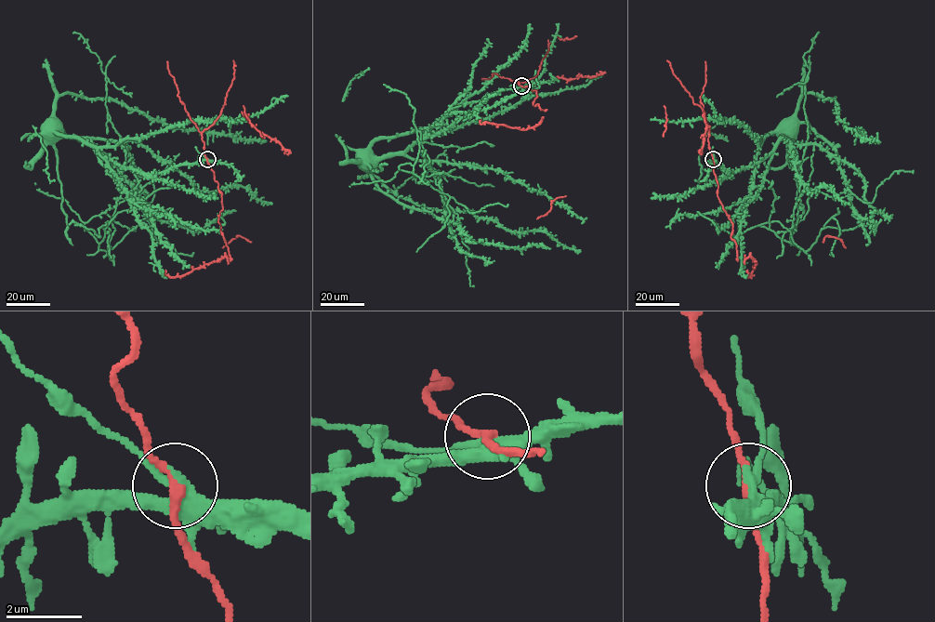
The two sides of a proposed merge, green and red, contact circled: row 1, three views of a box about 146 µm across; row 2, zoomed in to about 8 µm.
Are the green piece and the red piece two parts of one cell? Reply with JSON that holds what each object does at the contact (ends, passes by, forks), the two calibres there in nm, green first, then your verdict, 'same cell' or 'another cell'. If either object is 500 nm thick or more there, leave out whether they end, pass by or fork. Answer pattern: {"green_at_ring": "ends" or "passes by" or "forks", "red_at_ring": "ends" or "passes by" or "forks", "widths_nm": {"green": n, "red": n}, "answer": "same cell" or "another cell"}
{"green_at_ring": "forks", "red_at_ring": "passes by", "widths_nm": {"green": 300, "red": 190}, "answer": "another cell"}

